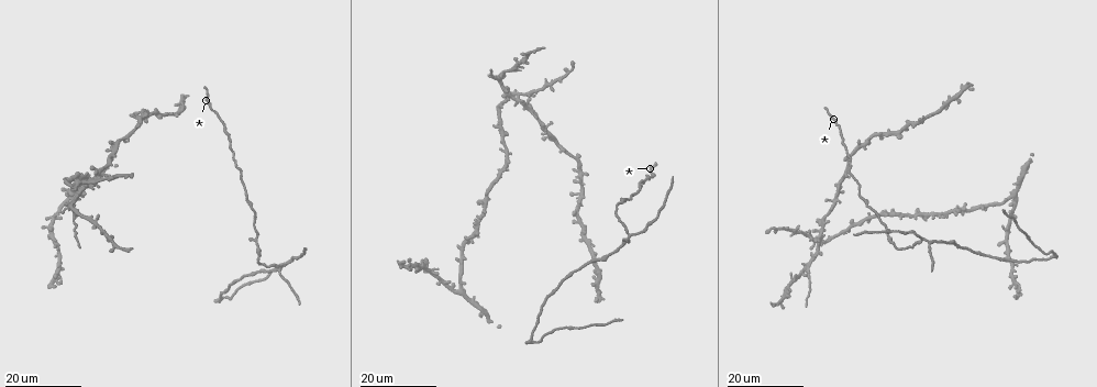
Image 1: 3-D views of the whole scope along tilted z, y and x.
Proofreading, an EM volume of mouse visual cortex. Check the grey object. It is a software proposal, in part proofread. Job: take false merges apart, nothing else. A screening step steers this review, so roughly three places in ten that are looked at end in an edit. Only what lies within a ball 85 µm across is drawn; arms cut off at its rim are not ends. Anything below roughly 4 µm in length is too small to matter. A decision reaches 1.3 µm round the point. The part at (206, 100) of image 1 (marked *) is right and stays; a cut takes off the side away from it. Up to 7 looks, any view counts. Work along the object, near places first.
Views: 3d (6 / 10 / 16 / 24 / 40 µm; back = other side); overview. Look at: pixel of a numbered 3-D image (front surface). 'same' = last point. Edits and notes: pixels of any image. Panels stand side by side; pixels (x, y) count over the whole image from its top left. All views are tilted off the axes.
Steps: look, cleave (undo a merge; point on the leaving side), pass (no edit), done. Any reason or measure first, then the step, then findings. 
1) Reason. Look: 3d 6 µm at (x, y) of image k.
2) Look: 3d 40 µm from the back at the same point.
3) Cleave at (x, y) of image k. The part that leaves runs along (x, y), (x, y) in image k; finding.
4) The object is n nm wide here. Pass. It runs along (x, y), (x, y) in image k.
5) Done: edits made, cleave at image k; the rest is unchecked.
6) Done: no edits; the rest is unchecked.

Three arms meet. Look: 3d 24 µm at (520, 95) of image 1.

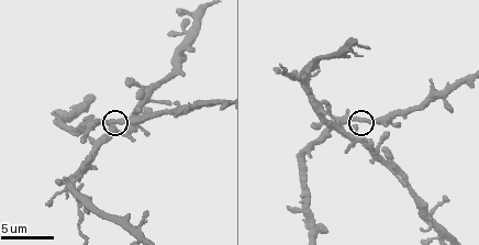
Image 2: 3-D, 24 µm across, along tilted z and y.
Look: 3d 10 µm at (359, 120) of image 2.

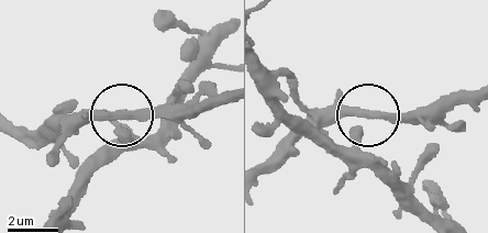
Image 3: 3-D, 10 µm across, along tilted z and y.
Pass. It runs along (431, 220), (366, 155), (358, 125), (365, 115), (451, 107) in image 3; all the same neuron.

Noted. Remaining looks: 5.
Three arms meet. Look: 3d 24 µm at (928, 242) of image 1.

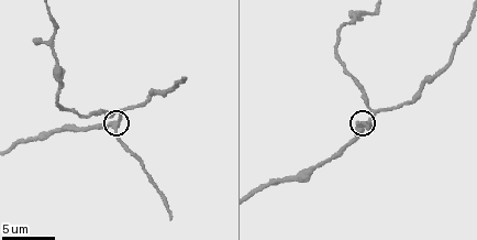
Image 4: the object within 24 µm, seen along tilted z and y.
Look: 3d 6 µm at (113, 128) of image 4.

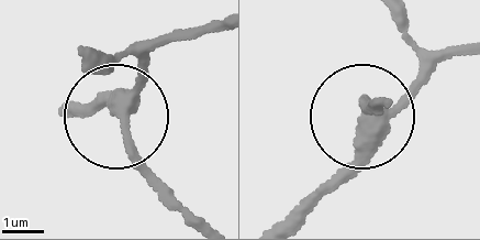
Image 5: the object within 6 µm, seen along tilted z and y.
The object is 290 nm wide here. Pass. All the same neuron.

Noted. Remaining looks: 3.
Arms part here. Look: 3d 16 µm at (305, 77) of image 2.

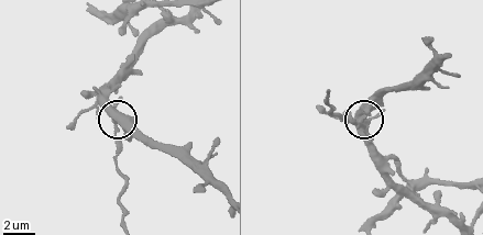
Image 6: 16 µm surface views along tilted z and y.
3 arms meet here. Cleave at (119, 144) of image 6. Two neurons meet here.

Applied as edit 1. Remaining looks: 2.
Done: edits made, cleave at image 6; the rest is unchecked.

